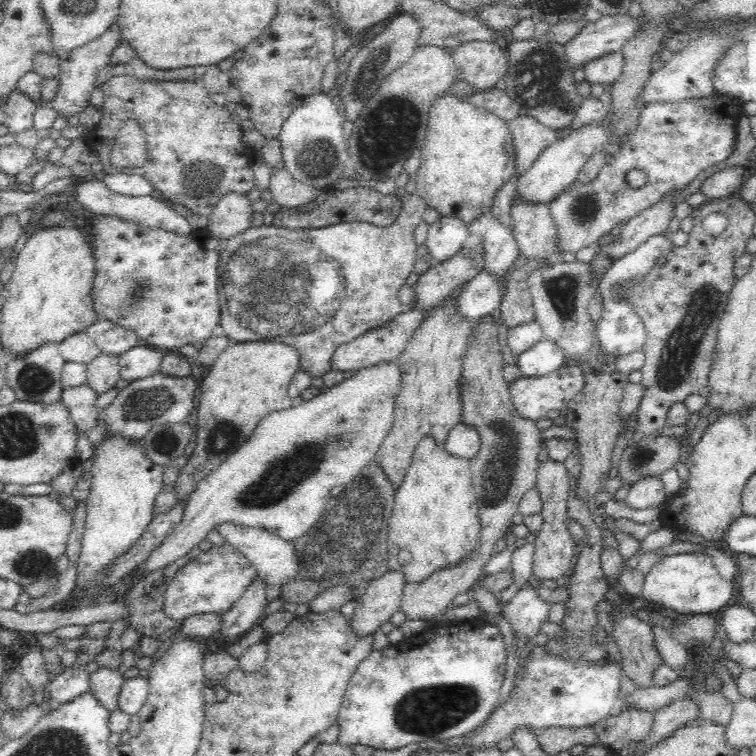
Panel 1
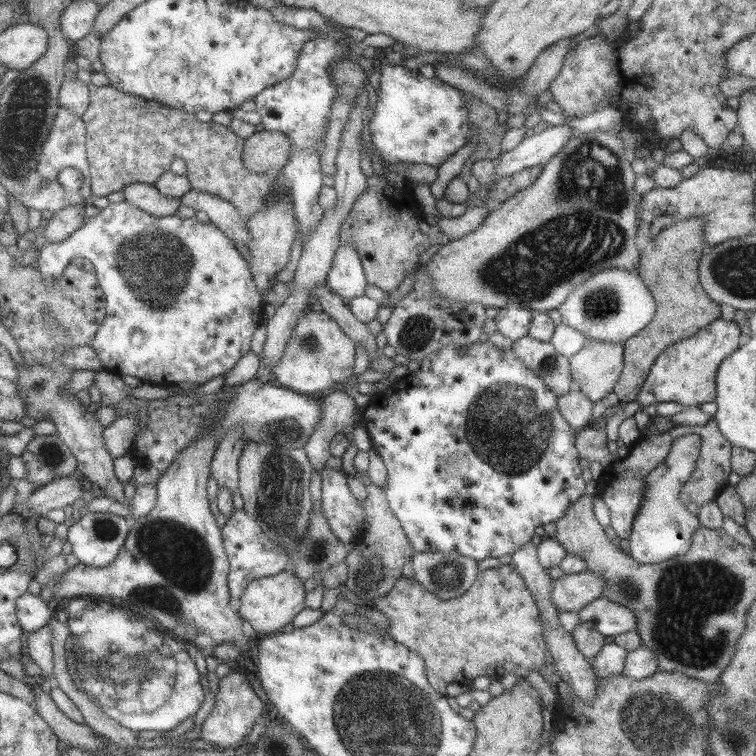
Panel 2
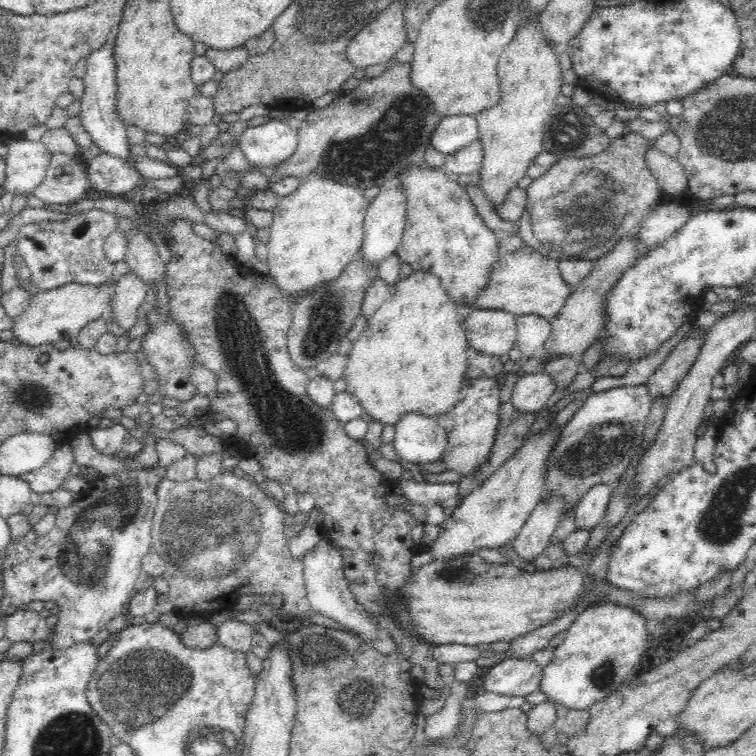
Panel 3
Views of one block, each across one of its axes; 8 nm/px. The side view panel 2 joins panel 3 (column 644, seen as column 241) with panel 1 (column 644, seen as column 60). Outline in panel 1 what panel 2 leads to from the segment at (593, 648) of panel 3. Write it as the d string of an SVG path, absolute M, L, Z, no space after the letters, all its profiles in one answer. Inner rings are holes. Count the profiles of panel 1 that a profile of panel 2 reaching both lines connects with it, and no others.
M704 552L667 555L654 564L645 574L641 589L641 603L660 604L682 616L716 613L729 603L734 588L732 581L724 580L710 557Z

